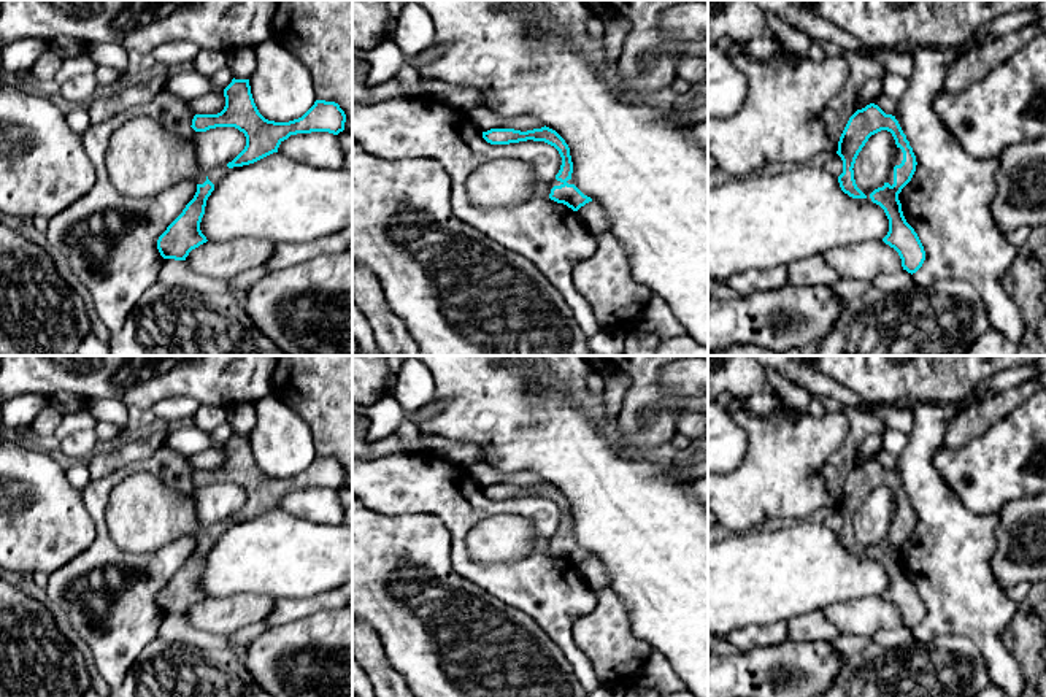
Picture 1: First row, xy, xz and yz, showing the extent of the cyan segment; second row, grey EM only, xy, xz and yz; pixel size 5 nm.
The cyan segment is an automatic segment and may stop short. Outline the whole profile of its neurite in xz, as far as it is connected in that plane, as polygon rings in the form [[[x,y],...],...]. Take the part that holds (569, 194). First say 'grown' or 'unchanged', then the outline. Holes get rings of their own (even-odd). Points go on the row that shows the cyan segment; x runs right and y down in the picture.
grown | [[[546,125],[527,132],[514,129],[490,129],[487,132],[483,132],[483,138],[490,144],[510,144],[533,140],[544,141],[554,146],[562,157],[562,165],[559,173],[556,175],[556,179],[548,183],[549,198],[557,203],[567,205],[573,211],[578,211],[581,206],[592,202],[592,198],[584,195],[571,179],[573,162],[570,156],[570,148],[556,130]]]

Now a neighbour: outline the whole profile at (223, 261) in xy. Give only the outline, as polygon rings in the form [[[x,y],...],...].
[[[263,238],[206,241],[192,249],[186,264],[206,278],[230,281],[237,275],[265,265],[278,243]]]

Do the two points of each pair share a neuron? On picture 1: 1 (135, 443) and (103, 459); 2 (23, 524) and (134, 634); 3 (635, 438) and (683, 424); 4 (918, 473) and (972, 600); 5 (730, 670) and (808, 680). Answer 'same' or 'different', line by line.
1: same
2: different
3: different
4: same
5: same

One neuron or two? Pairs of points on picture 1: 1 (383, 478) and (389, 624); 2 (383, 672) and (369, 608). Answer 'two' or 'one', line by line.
1: two
2: two

